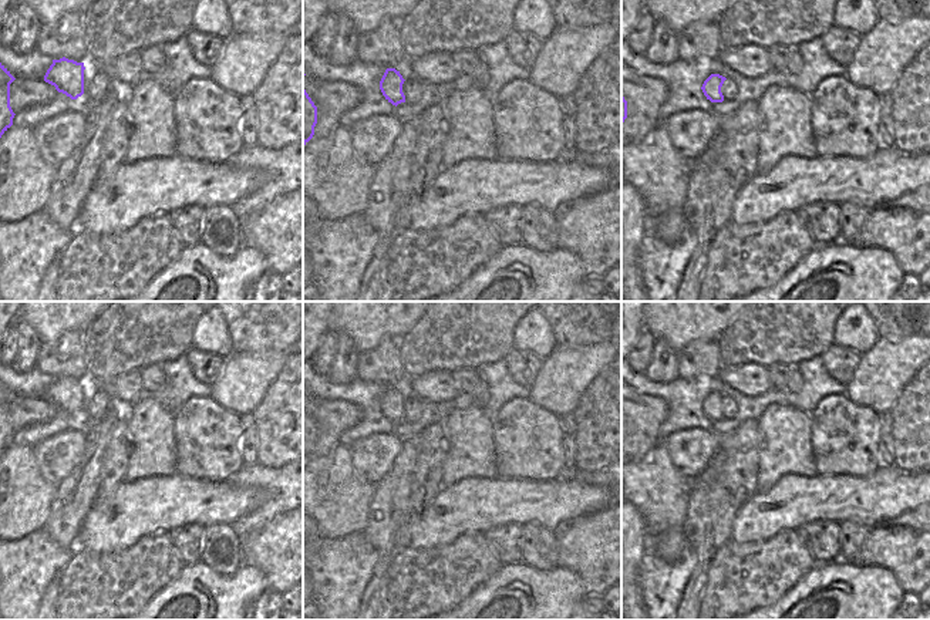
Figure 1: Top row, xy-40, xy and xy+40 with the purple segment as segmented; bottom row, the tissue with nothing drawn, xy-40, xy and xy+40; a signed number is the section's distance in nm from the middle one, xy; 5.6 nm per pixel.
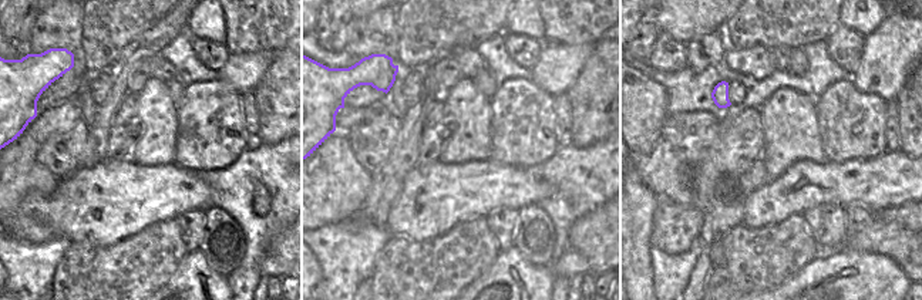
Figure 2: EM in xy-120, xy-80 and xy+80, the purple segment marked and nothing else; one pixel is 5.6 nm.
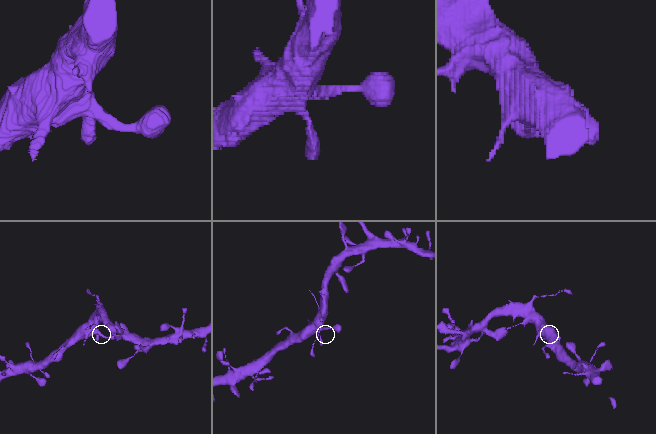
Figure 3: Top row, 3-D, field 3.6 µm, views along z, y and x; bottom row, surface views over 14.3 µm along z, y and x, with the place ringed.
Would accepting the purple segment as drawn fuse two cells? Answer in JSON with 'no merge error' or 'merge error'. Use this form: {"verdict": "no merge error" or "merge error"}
{"verdict": "no merge error"}

